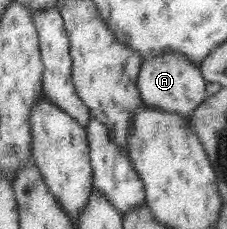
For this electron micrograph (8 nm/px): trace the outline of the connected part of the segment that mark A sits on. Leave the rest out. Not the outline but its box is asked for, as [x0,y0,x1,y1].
[137,52,206,116]

